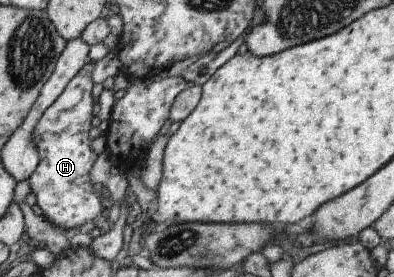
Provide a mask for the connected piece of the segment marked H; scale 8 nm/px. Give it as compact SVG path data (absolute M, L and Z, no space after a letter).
M88 60L78 73L66 84L62 93L52 102L49 108L42 113L37 124L31 131L31 138L38 154L38 163L27 179L30 192L34 193L35 204L41 209L41 215L51 225L61 228L66 233L75 231L87 221L93 221L101 212L101 195L98 186L91 186L88 182L88 172L96 159L88 145L88 130L95 124L95 106L92 104L91 89L93 86L90 73L94 61Z

